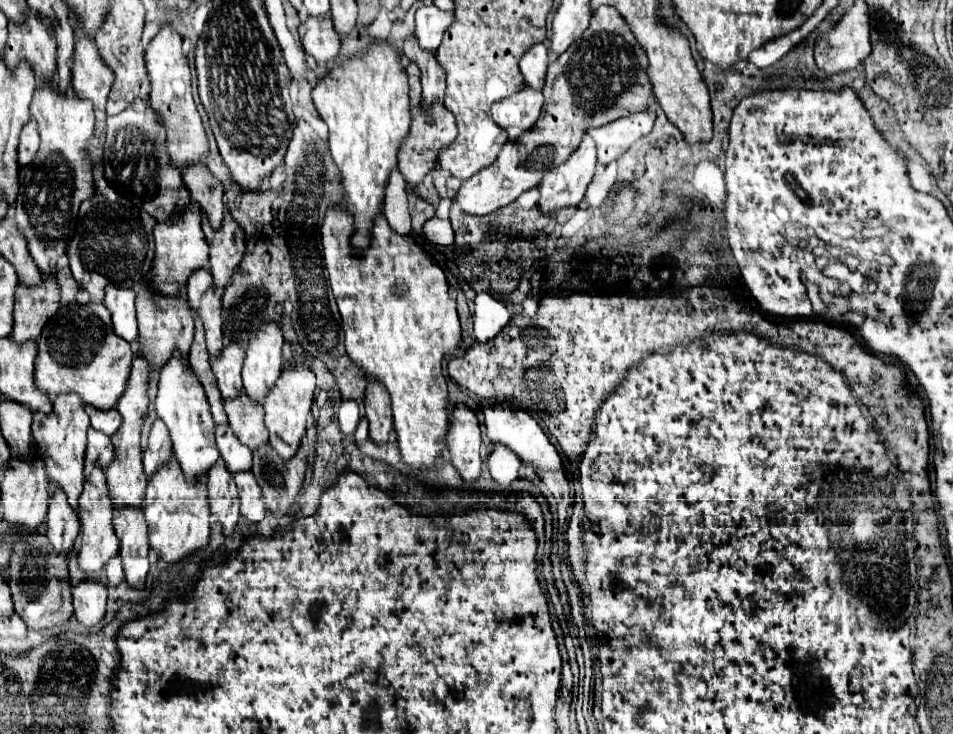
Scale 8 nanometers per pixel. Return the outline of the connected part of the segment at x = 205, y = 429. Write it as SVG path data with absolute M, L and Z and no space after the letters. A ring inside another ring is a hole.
M178 350L170 356L170 362L160 370L158 378L158 394L154 400L154 408L158 416L166 422L172 438L174 454L182 466L182 472L194 480L208 472L218 460L218 446L214 442L214 420L210 418L210 406L206 402L206 394L194 370L190 370L190 360L178 354Z

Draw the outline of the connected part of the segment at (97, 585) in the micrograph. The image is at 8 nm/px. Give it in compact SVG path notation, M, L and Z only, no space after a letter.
M78 582L74 594L74 616L86 626L94 626L104 618L108 588L102 582Z

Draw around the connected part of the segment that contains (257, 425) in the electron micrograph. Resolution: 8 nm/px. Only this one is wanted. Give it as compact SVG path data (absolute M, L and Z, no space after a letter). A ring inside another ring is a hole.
M240 394L238 398L228 398L224 402L224 408L228 414L230 426L242 444L246 444L248 448L254 450L268 442L266 426L262 422L262 418L264 418L262 406L254 406L246 398L246 394Z

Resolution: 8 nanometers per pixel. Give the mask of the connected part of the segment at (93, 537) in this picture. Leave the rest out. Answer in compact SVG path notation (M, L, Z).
M94 470L90 474L90 478L84 482L84 490L82 490L80 500L78 500L78 510L80 510L80 522L82 522L78 562L84 570L100 570L100 568L106 566L106 562L112 556L118 554L118 536L114 534L114 524L112 524L114 506L110 506L104 470Z

